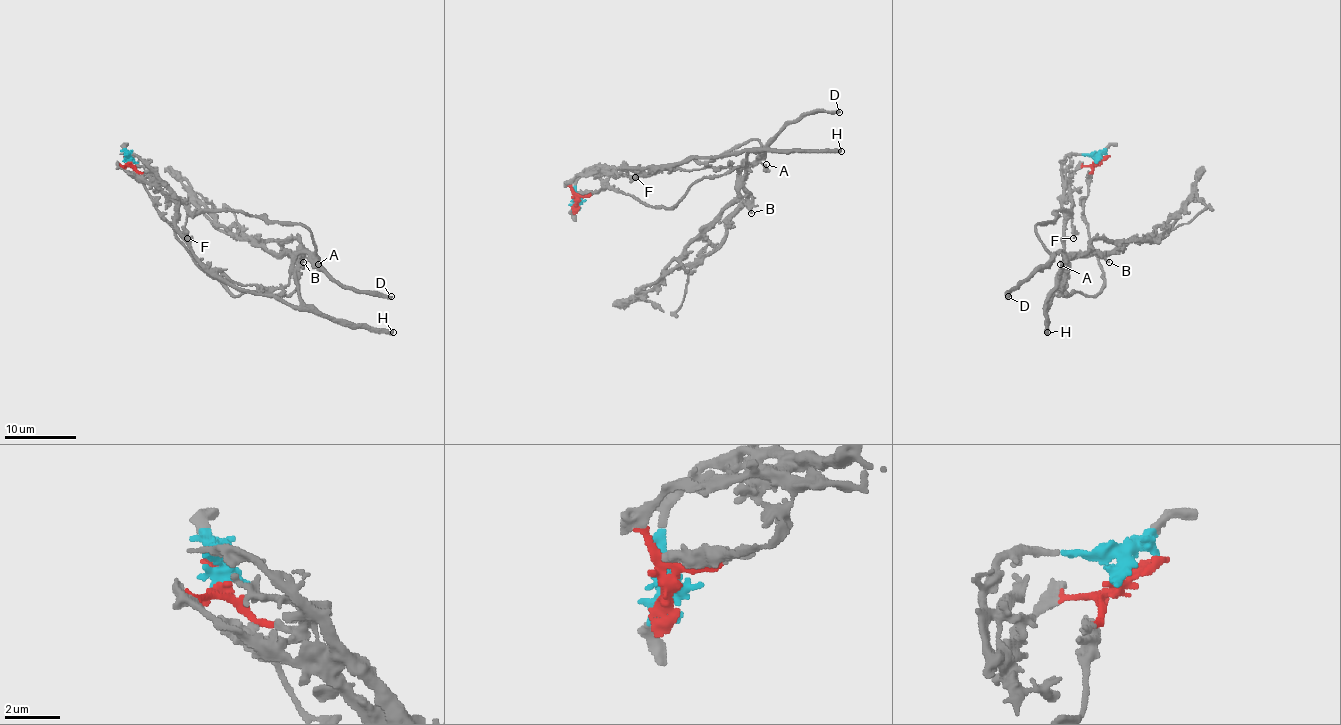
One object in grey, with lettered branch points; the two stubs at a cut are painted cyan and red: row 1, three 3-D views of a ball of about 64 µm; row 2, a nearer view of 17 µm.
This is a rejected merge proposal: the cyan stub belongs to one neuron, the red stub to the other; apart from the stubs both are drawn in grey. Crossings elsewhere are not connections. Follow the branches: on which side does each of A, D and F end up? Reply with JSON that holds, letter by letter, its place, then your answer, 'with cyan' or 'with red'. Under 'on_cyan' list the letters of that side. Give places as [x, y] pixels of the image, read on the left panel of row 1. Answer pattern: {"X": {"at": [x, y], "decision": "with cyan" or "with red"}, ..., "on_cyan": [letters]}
{"A": {"at": [318, 264], "decision": "with red"}, "D": {"at": [391, 296], "decision": "with red"}, "F": {"at": [187, 238], "decision": "with red"}, "on_cyan": []}

